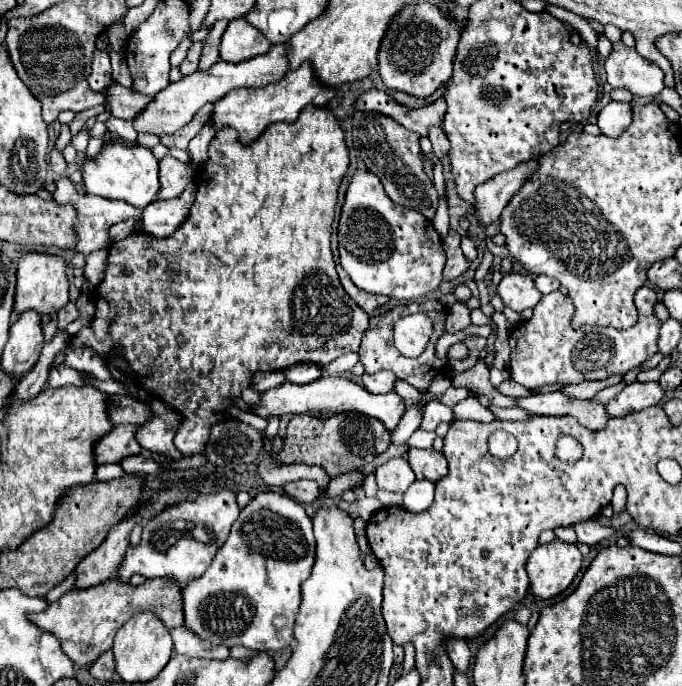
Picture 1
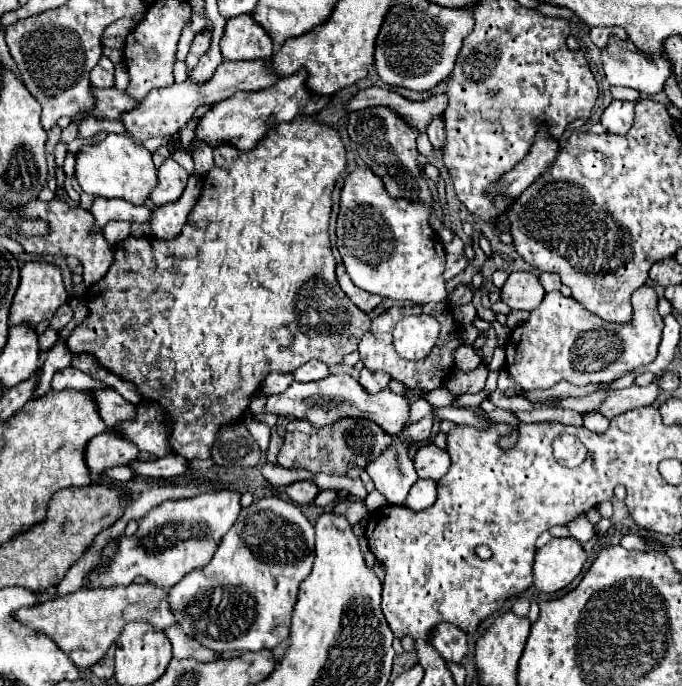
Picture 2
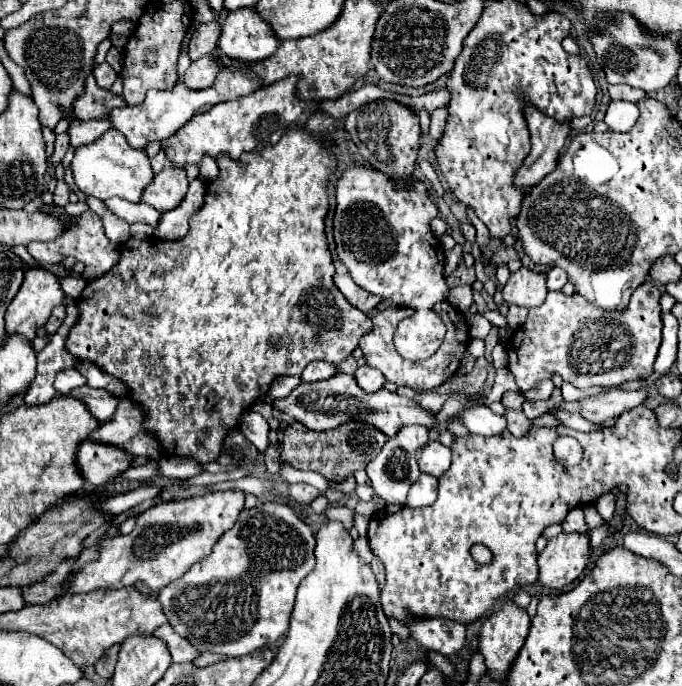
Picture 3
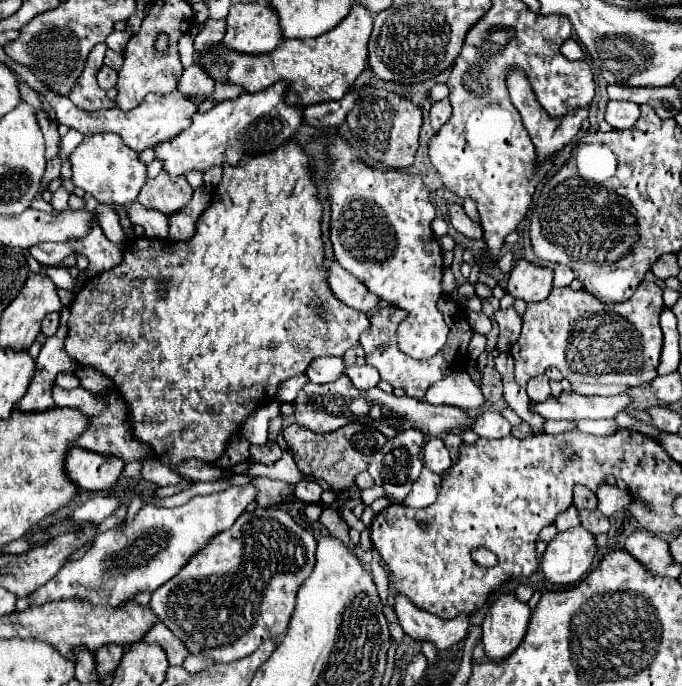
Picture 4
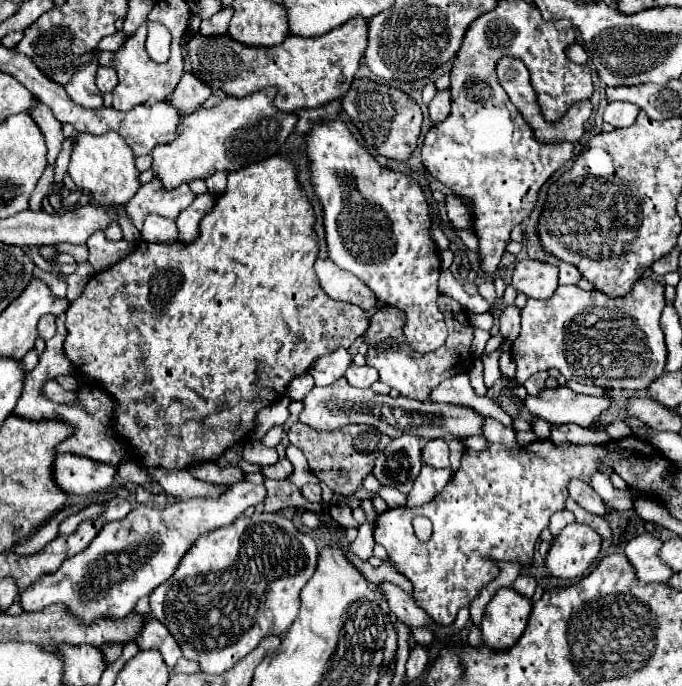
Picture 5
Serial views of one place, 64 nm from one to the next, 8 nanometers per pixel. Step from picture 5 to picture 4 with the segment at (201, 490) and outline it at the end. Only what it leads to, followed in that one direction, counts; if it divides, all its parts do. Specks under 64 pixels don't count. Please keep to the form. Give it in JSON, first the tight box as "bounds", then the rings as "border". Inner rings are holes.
{"bounds":[142,458,184,486],"border":[[[148,458],[144,460],[144,466],[142,466],[142,478],[144,480],[150,480],[158,486],[176,486],[180,482],[184,482],[184,478],[180,474],[176,474],[174,470],[170,470],[168,466],[160,464],[156,458]]]}

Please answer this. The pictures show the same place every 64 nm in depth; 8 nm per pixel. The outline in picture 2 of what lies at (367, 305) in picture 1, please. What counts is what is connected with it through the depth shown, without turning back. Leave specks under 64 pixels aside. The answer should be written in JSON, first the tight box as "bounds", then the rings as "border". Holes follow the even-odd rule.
{"bounds":[336,264,382,314],"border":[[[338,264],[338,268],[336,268],[336,278],[338,278],[338,284],[340,284],[340,288],[344,290],[344,294],[346,294],[362,312],[370,314],[370,312],[382,302],[380,296],[374,296],[374,294],[370,294],[370,292],[360,290],[360,288],[350,280],[350,276],[348,276],[348,272],[346,272],[346,268],[344,268],[344,264]]]}

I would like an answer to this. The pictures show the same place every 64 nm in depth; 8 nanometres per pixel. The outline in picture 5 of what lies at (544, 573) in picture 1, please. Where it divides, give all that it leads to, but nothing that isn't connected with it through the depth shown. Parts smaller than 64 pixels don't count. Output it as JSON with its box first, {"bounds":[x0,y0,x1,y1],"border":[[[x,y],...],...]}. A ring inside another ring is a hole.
{"bounds":[546,524,602,580],"border":[[[568,524],[546,556],[546,566],[552,576],[564,580],[580,580],[592,562],[596,560],[602,546],[598,532],[586,524]]]}

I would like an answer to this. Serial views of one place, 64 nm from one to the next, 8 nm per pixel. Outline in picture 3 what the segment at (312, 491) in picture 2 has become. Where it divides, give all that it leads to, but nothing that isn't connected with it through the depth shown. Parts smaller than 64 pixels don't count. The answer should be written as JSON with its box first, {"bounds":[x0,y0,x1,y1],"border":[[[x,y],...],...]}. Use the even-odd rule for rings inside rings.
{"bounds":[288,484,320,504],"border":[[[292,484],[288,486],[288,490],[290,490],[290,496],[302,504],[310,504],[314,498],[320,496],[320,490],[310,484]]]}

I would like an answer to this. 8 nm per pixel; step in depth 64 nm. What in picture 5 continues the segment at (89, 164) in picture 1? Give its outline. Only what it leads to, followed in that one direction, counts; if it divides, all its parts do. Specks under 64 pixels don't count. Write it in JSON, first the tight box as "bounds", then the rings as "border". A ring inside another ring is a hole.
{"bounds":[68,134,140,206],"border":[[[76,134],[70,154],[68,174],[76,188],[94,196],[102,206],[120,206],[128,198],[132,198],[140,186],[138,170],[134,166],[134,156],[130,148],[116,134],[92,136],[92,134]]]}

